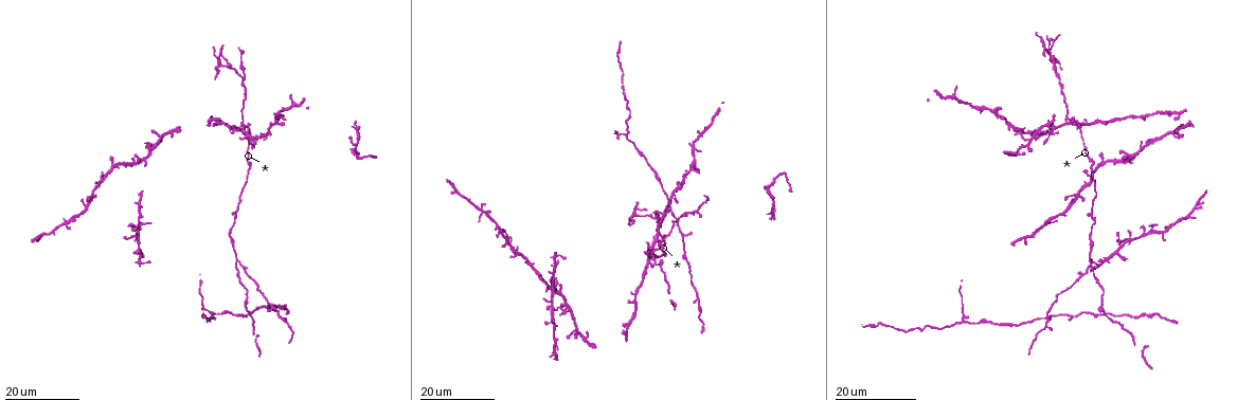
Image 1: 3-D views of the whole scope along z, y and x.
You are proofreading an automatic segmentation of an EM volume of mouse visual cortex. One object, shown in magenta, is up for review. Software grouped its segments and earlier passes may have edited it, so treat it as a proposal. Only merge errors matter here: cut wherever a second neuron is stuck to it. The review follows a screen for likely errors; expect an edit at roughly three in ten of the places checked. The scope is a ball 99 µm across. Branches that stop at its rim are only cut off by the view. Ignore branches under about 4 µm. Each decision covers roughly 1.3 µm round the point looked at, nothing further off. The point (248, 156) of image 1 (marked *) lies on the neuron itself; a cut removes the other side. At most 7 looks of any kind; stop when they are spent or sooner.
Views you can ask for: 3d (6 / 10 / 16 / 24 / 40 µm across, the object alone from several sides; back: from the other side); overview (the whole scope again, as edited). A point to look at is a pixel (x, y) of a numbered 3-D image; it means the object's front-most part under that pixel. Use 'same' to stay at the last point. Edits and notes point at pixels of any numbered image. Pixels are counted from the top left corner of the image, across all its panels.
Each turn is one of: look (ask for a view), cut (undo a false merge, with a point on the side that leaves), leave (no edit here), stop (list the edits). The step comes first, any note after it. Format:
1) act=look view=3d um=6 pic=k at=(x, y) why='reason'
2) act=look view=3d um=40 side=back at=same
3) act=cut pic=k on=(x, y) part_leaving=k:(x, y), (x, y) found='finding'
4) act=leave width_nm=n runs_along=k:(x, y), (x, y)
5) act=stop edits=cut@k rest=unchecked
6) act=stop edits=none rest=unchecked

act=look view=3d um=16 pic=1 at=(962, 323) why='two arms in line, one across'

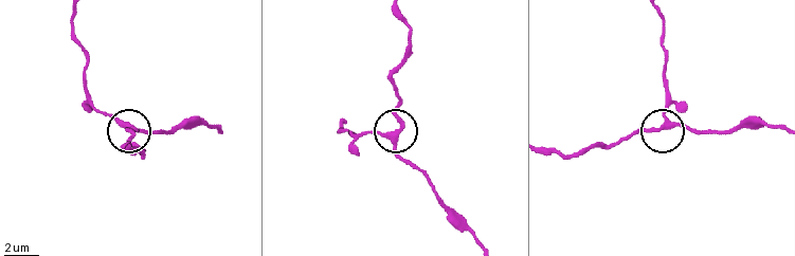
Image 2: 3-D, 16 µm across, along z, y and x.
act=look view=3d um=10 pic=2 at=(666, 127)

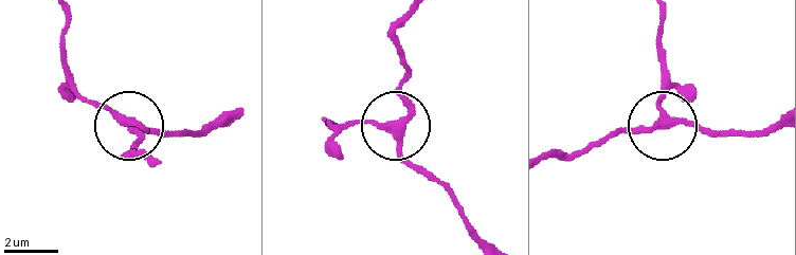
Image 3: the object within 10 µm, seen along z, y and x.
act=leave width_nm=280 runs_along=3:(480, 236), (402, 153), (393, 129), (337, 126) found='one neuron here'

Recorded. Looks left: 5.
act=look view=3d um=16 pic=1 at=(1130, 242) why='looks like a crossing'

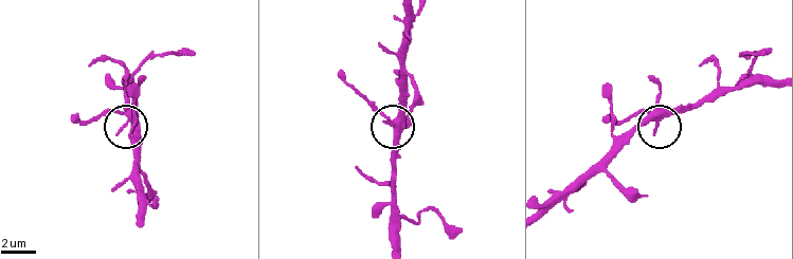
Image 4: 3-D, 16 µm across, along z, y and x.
act=look view=3d um=10 pic=4 at=(655, 115) why='closer look'

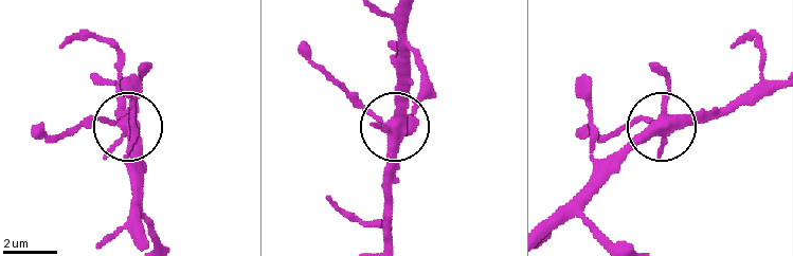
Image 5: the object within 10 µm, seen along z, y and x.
act=leave side_arm_um=5 runs_along=5:(393, 238), (393, 135), (334, 76) found='continuous, no second neuron'

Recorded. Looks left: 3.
act=look view=3d um=24 pic=1 at=(221, 64) why='four arms meet'

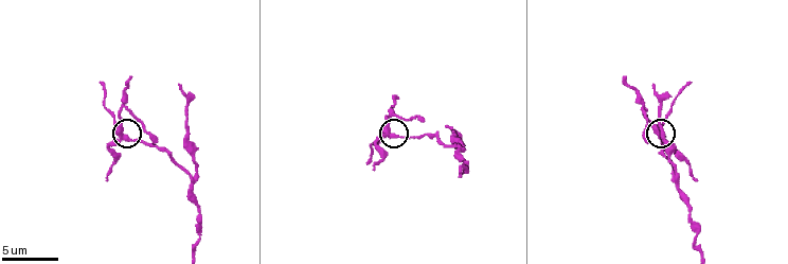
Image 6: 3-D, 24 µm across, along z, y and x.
act=look view=3d um=10 pic=6 at=(117, 134)

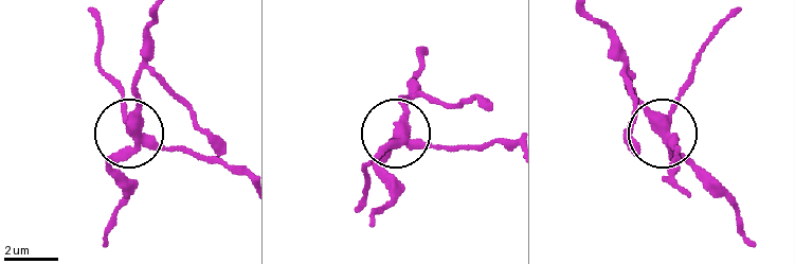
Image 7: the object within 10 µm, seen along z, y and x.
act=cut pic=7 on=(140, 102) arms=4 found='two neurons meet here'

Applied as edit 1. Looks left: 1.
act=look view=3d um=16 pic=6 at=(191, 174) why='two arms in line, one across'

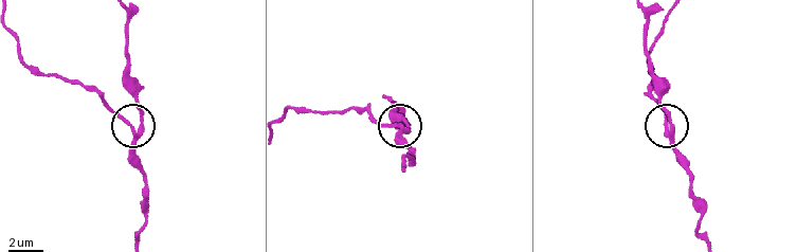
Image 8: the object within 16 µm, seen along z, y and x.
act=leave arms=3 runs_along=8:(707, 238), (692, 175), (668, 131), (671, 119), (657, 86) found='continuous, no second neuron'

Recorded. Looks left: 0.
act=stop edits=cut@7 rest=unchecked

